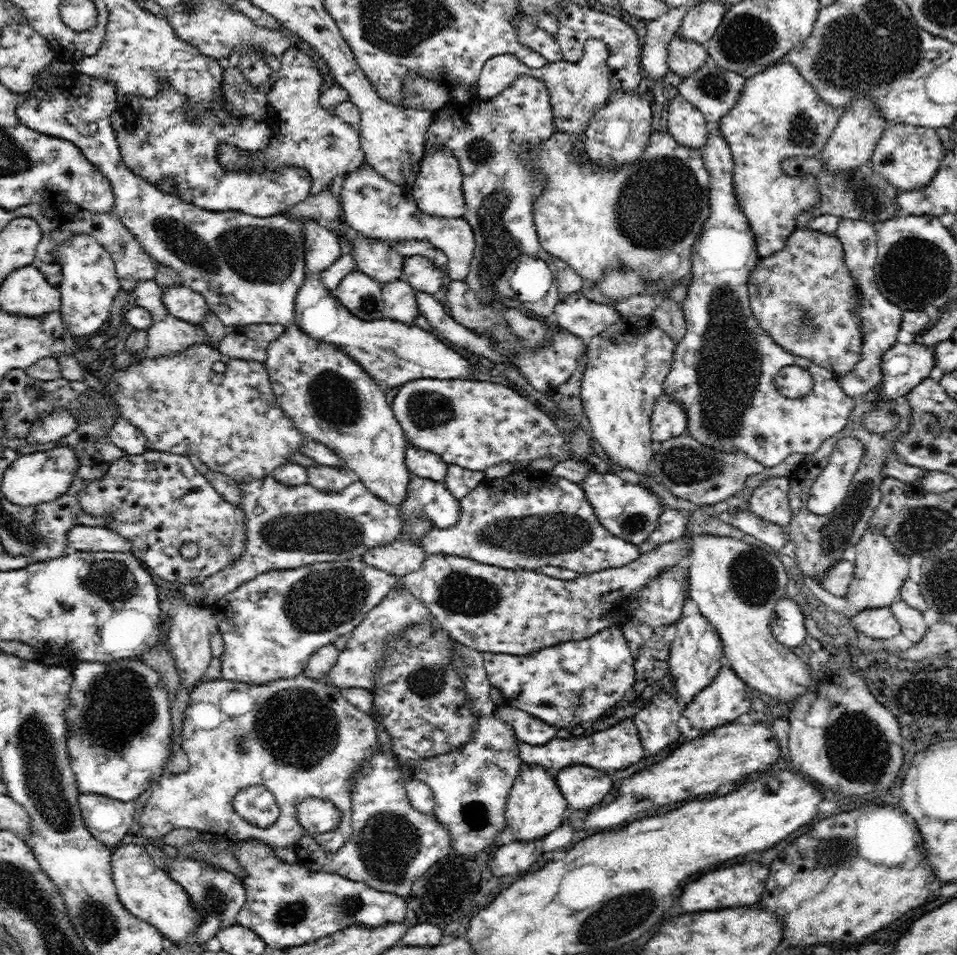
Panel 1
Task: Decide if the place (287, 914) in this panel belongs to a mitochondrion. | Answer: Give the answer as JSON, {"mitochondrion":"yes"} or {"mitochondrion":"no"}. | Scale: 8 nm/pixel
{"mitochondrion":"yes"}

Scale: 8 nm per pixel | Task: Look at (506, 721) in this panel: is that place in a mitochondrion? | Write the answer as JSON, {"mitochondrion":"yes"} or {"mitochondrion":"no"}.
{"mitochondrion":"no"}

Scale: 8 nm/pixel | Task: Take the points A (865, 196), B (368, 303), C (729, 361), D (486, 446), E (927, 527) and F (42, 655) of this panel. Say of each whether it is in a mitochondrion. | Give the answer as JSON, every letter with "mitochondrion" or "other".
{"A":"mitochondrion","B":"mitochondrion","C":"mitochondrion","D":"other","E":"mitochondrion","F":"other"}

